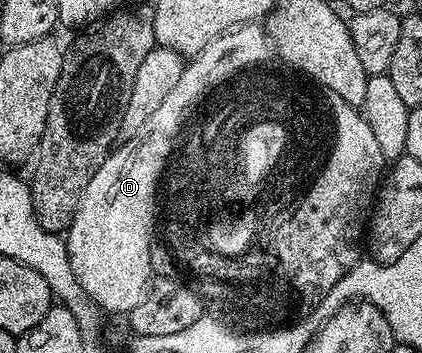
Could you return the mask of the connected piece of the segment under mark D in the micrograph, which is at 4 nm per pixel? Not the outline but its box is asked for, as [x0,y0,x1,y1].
[64,125,163,314]

